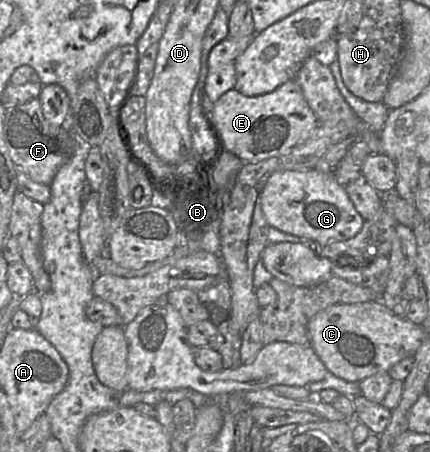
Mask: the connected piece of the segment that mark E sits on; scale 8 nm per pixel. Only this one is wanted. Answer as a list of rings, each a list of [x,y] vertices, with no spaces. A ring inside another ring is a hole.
[[[295,79],[271,93],[253,97],[244,96],[233,88],[214,104],[212,119],[221,137],[223,148],[244,163],[257,163],[286,154],[305,142],[319,125]]]

